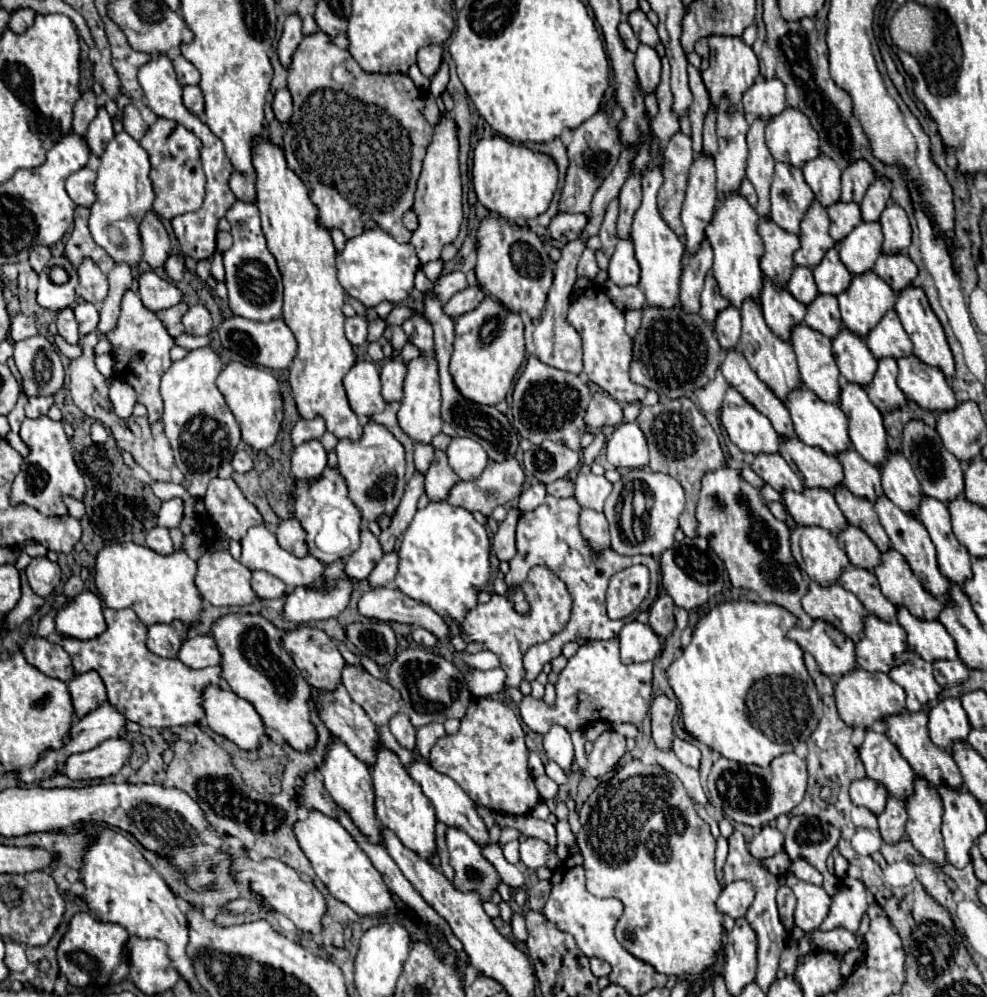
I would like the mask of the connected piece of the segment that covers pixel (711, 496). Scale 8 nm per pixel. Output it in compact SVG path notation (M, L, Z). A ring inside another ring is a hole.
M722 466L702 478L702 490L696 508L698 534L712 542L720 554L734 586L756 590L768 604L778 604L796 614L798 626L808 630L814 620L804 612L800 600L808 592L808 576L796 566L790 552L790 530L782 520L776 520L766 508L754 486L740 478L740 470Z

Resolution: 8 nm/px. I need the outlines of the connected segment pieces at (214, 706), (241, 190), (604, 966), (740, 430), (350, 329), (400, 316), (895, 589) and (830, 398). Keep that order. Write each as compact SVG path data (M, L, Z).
M210 684L202 690L202 708L204 708L204 714L206 714L208 726L216 734L232 740L242 750L256 750L256 746L260 746L258 738L264 736L264 722L248 700L240 698L232 690L224 690L224 688L218 688L218 686Z
M236 170L230 176L230 188L236 194L236 198L240 198L240 200L246 200L246 202L256 200L256 188L254 188L252 178L248 178L248 176L244 176L244 174L236 172Z
M592 958L592 960L590 960L590 970L592 970L592 974L594 974L596 978L608 976L608 974L610 974L610 964L604 962L604 960L600 960L600 958Z
M728 388L720 420L730 440L748 454L776 454L780 450L780 436L772 430L772 424L754 406L748 406L744 398Z
M352 316L346 318L346 338L352 346L362 346L366 344L366 334L368 334L368 324L364 318L360 316Z
M394 306L394 310L384 318L384 322L390 326L390 324L402 324L406 318L410 318L414 312L406 306Z
M892 548L882 554L882 562L876 566L874 574L880 582L882 594L896 608L906 608L920 620L938 620L944 606L940 606L932 594L924 594L924 586L916 582L912 570L904 566L904 558L900 558Z
M806 324L792 330L792 348L798 358L802 382L820 400L840 404L840 372L832 354L832 344Z

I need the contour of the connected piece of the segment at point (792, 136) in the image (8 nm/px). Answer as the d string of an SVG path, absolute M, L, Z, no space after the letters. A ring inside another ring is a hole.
M784 110L766 126L766 146L776 162L802 168L820 154L818 134L808 126L808 118L800 110Z

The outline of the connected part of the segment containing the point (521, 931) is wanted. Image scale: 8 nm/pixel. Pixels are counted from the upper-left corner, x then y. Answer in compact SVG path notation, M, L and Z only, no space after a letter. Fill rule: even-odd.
M514 914L514 916L512 916L512 934L514 934L514 940L516 940L516 942L522 942L522 944L526 944L528 932L526 932L524 918L522 918L520 914Z

